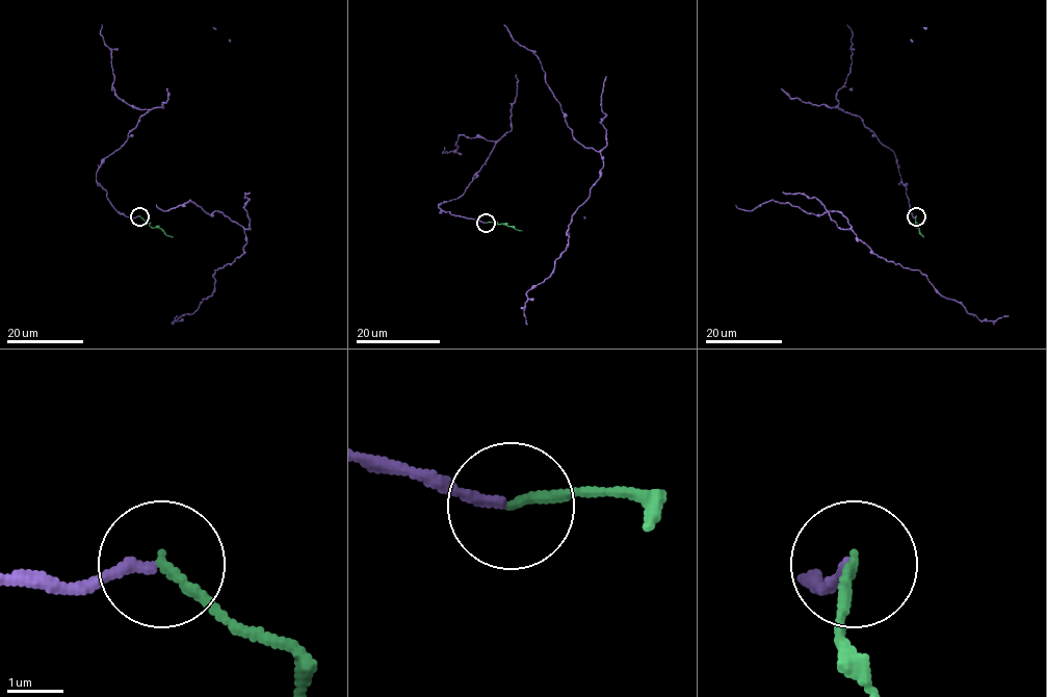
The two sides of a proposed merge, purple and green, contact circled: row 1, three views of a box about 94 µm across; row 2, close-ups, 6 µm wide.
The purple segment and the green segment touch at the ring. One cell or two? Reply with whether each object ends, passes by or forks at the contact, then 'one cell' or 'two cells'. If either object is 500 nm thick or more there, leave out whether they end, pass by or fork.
purple ends | green ends | two cells

